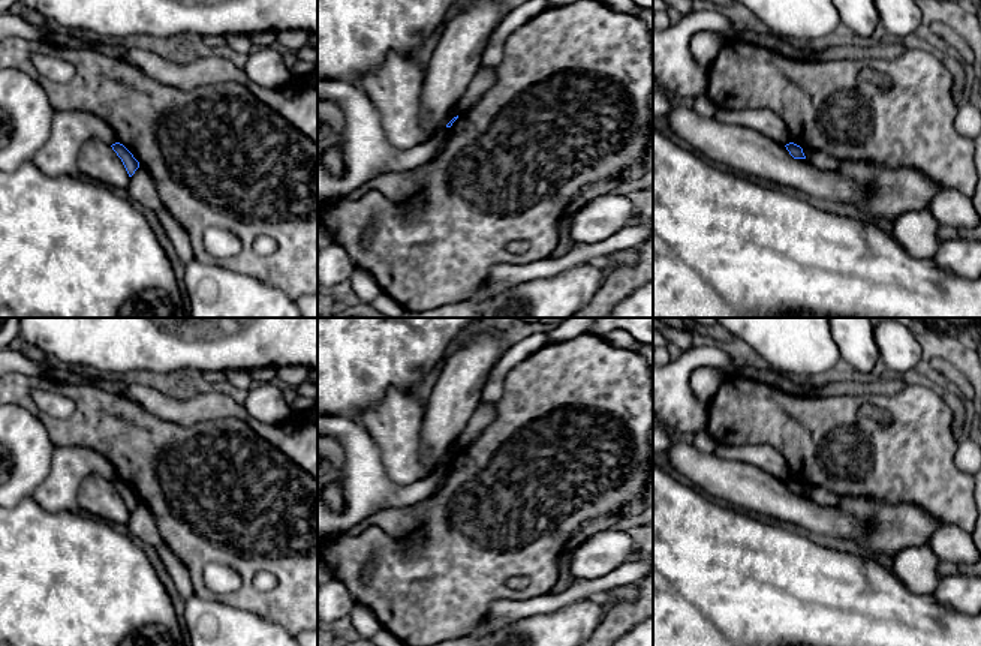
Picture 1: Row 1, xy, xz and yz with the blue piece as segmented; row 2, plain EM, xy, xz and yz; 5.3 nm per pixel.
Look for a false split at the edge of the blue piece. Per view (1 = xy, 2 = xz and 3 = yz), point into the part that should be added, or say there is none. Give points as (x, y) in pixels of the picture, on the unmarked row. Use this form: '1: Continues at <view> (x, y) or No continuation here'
1: No continuation here
2: No continuation here
3: No continuation here

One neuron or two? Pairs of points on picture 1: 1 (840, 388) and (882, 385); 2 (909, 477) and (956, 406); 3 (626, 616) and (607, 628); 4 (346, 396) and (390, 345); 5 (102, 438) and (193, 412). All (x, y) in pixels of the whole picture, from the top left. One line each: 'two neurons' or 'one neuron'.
1: one neuron
2: two neurons
3: one neuron
4: one neuron
5: two neurons

